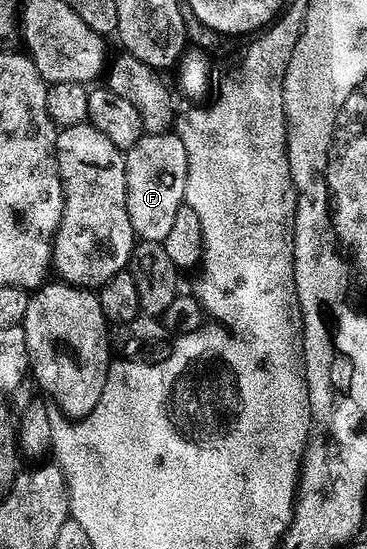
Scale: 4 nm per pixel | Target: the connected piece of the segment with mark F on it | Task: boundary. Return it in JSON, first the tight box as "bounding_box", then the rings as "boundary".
{"bounding_box":[125,131,189,243],"boundary":[[[166,131],[149,135],[144,133],[137,145],[125,153],[125,205],[129,209],[129,225],[143,241],[162,243],[177,218],[177,209],[185,206],[185,181],[189,177],[189,157],[181,137]]]}

